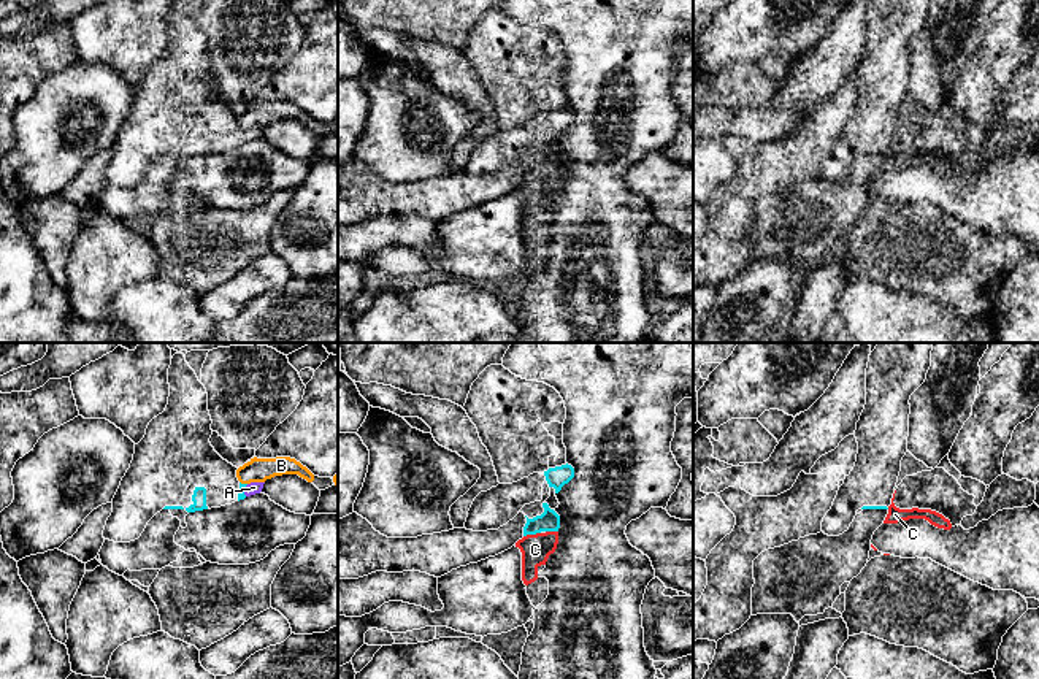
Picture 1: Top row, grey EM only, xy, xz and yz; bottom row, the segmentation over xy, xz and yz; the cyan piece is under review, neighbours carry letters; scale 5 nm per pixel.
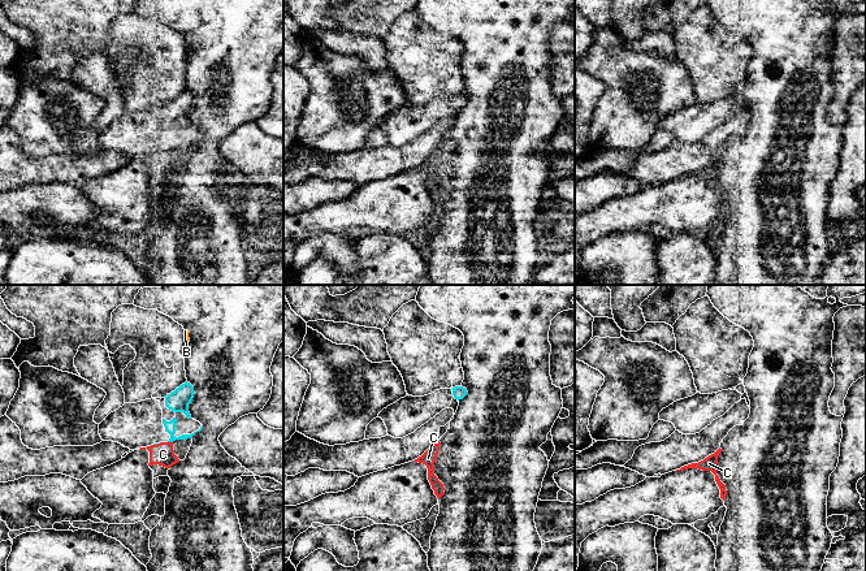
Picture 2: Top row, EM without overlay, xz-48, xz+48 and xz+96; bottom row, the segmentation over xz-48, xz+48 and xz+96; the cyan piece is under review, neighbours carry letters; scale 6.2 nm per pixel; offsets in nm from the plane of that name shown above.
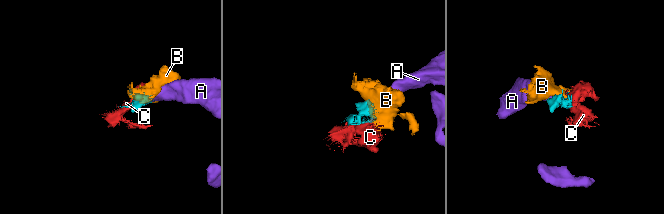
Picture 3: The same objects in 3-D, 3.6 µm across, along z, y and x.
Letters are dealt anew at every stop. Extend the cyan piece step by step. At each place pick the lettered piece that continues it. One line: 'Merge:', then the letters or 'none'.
Merge: A

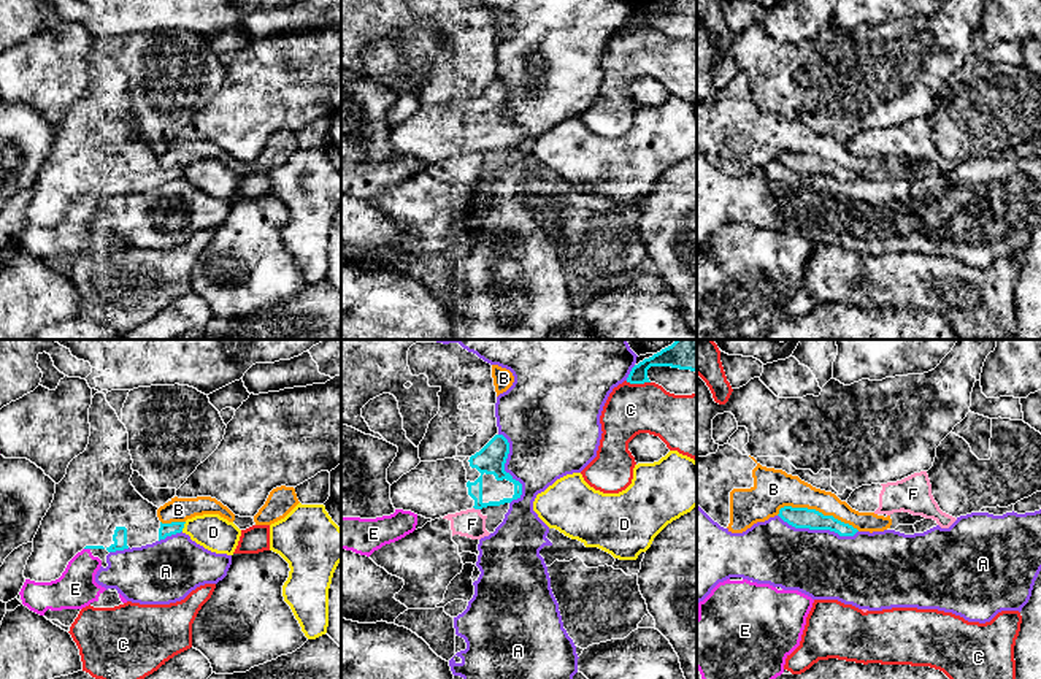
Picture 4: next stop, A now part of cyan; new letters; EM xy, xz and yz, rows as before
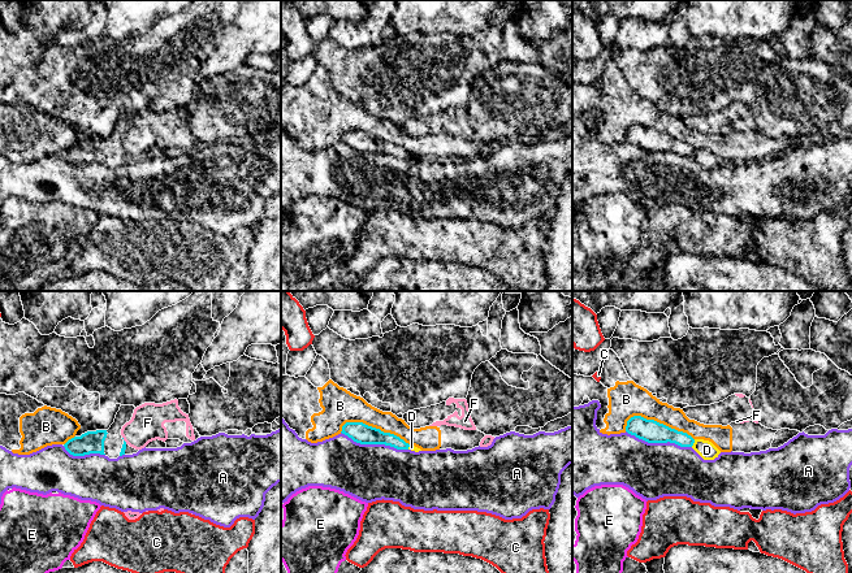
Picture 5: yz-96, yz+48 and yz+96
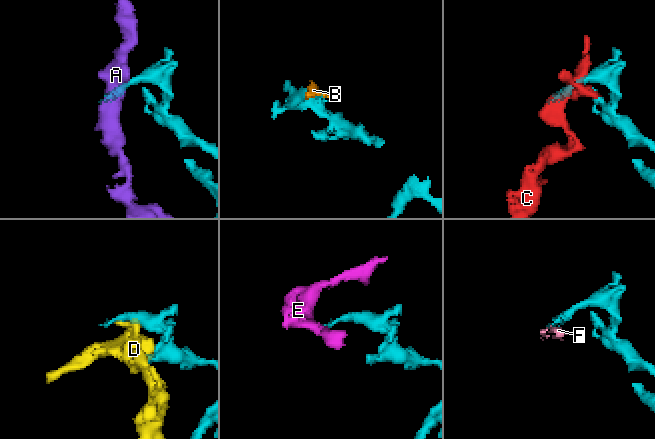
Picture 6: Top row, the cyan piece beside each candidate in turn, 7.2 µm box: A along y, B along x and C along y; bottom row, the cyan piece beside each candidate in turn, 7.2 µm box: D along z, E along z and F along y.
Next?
Merge: none

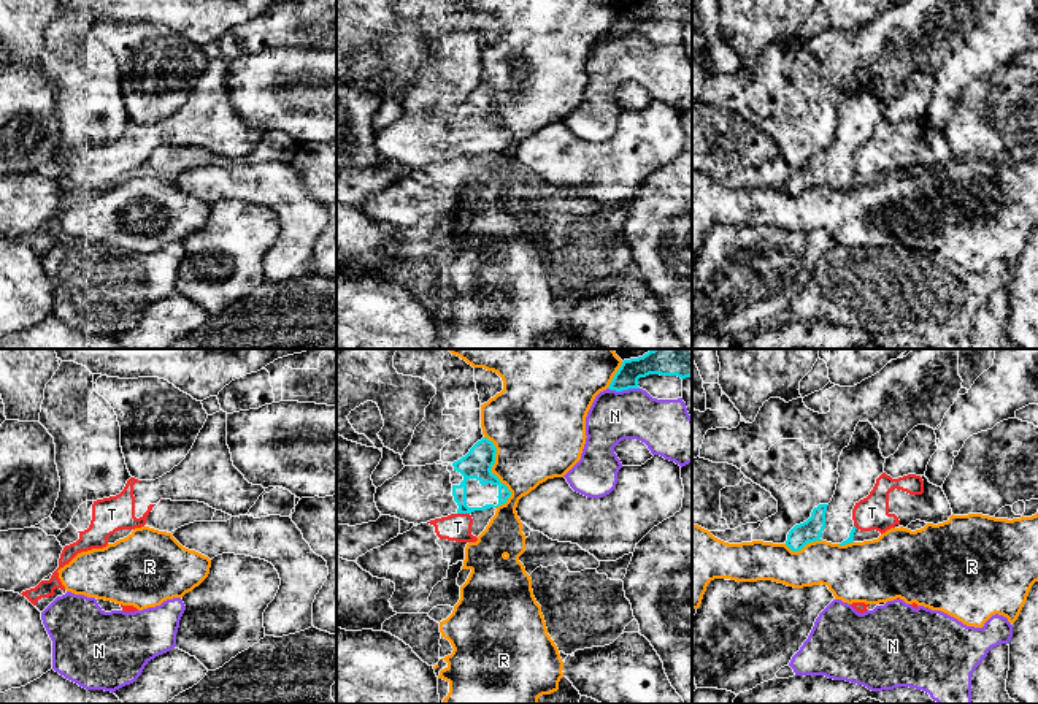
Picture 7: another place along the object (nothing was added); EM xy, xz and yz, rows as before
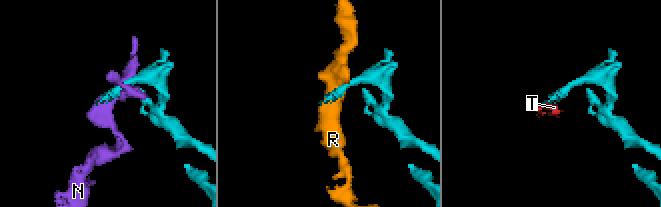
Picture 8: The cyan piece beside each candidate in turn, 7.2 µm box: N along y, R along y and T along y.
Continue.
Merge: none

